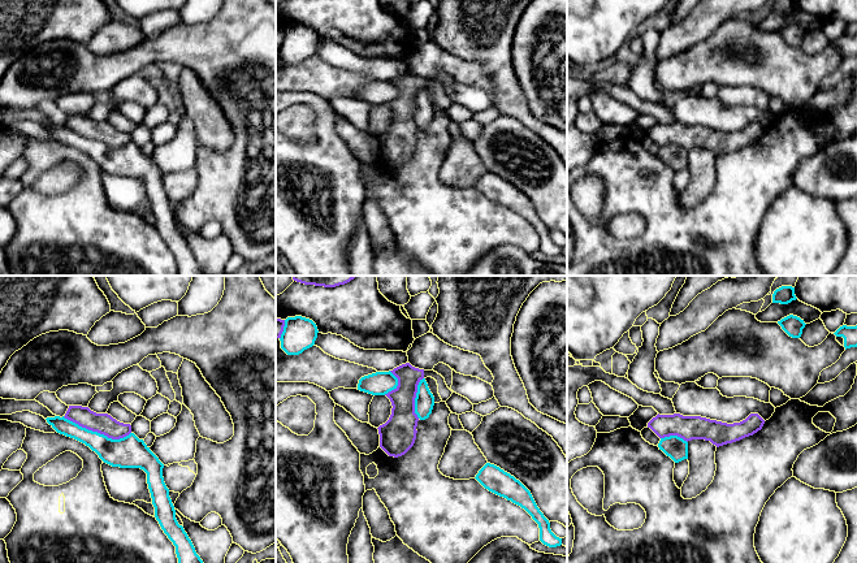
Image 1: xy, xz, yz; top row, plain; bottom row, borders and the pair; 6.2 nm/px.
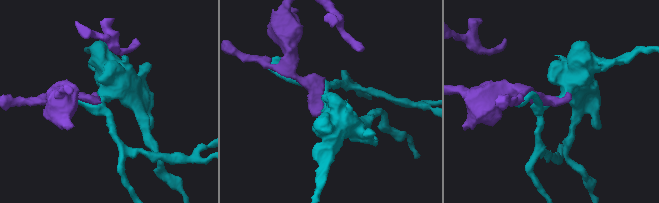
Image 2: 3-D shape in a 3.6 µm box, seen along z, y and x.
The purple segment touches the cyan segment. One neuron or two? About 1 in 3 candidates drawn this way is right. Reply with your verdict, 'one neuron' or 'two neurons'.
two neurons

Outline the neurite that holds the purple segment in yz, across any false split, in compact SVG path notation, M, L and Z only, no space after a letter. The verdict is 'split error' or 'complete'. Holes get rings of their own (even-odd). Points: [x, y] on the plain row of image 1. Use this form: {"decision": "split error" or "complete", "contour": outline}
{"decision": "complete", "contour": "M750 122L740 131L727 133L701 125L657 124L648 131L659 147L678 144L684 150L705 148L717 156L753 144L762 138L765 129Z"}

